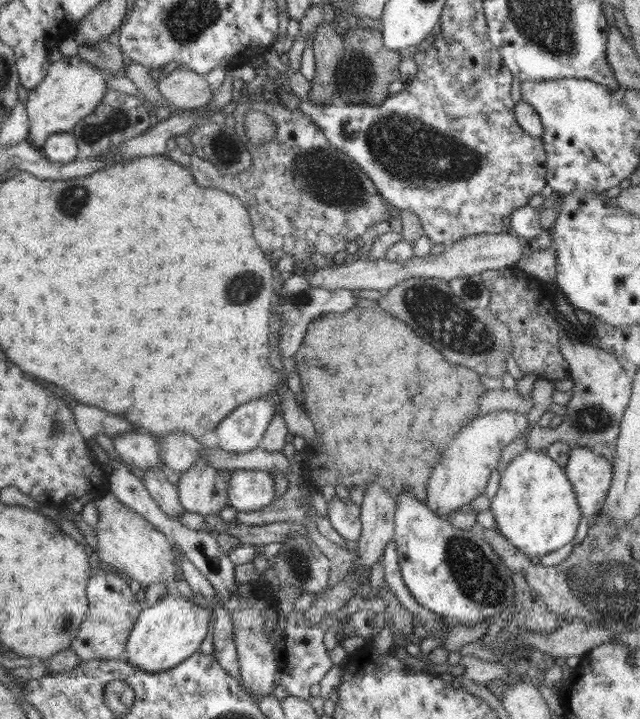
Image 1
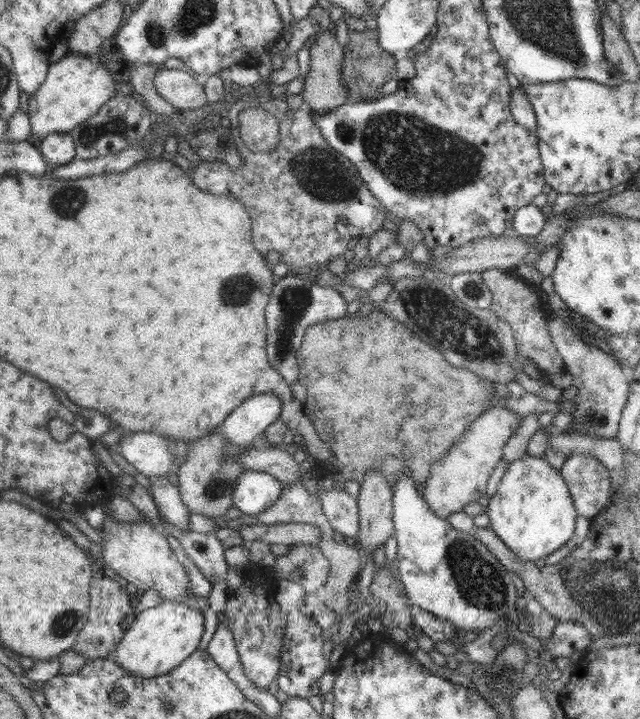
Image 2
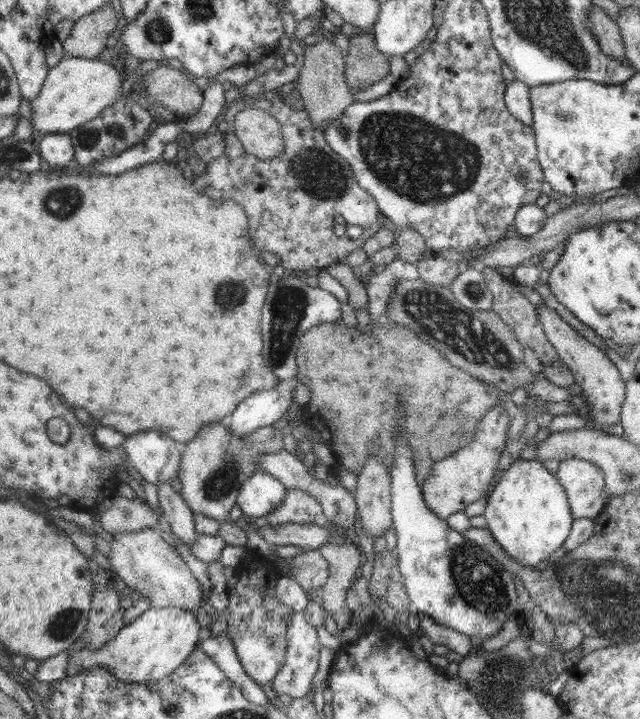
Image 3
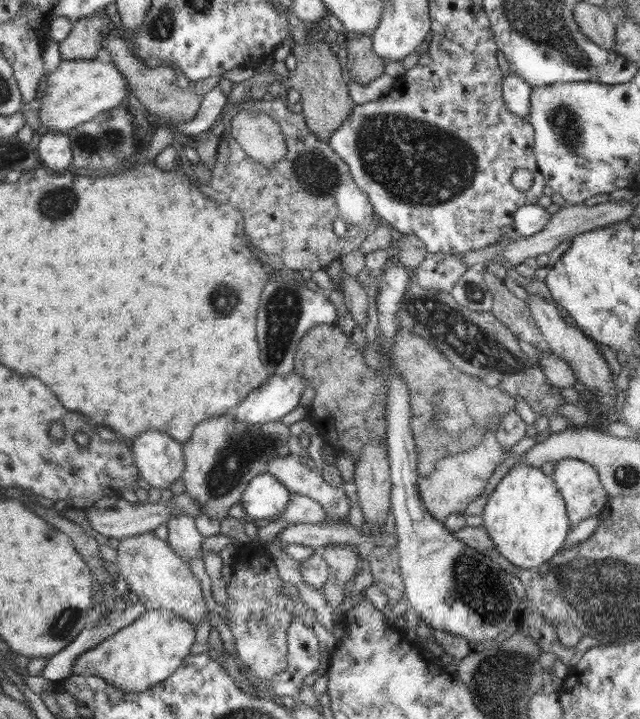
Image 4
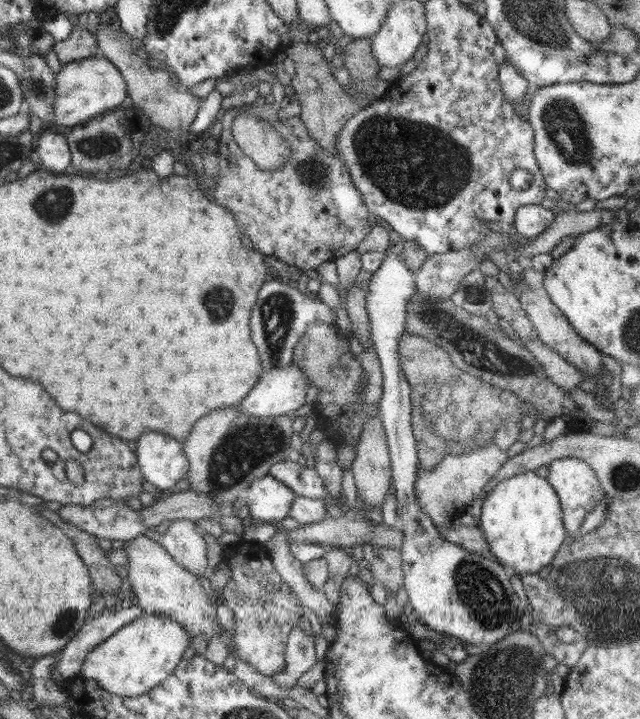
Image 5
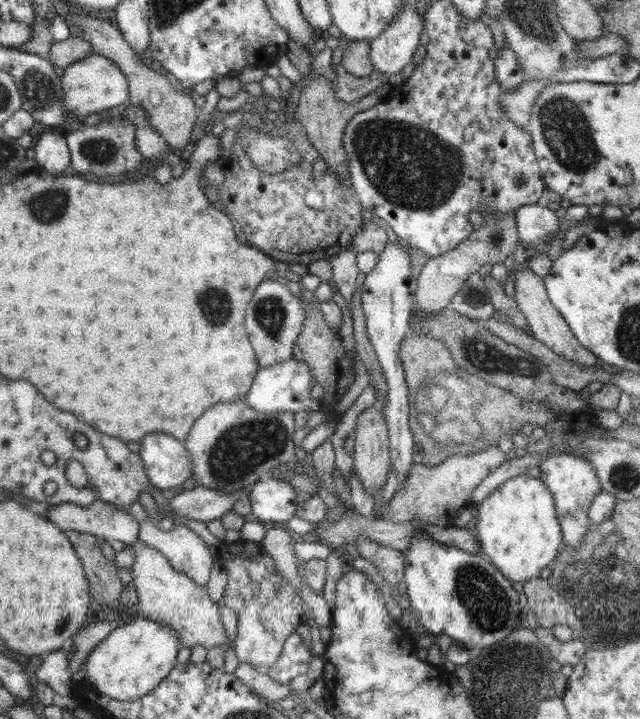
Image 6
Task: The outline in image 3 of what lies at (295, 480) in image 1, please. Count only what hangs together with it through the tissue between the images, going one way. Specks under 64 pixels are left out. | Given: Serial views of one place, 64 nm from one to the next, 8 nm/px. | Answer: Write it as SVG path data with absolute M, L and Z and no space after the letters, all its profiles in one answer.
M298 489L286 490L286 497L284 497L282 504L266 515L263 521L267 521L272 527L295 523L331 528L318 501L308 493Z

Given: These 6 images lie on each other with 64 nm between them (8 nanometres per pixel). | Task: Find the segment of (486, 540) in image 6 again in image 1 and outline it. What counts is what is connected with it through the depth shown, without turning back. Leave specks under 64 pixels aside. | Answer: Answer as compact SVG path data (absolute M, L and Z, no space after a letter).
M526 449L523 454L516 456L508 464L508 468L501 472L500 488L494 498L491 499L490 510L494 514L496 529L508 541L510 541L520 552L527 557L544 556L554 552L572 541L577 532L582 513L576 499L576 493L568 481L565 468L559 466L547 452L536 452Z

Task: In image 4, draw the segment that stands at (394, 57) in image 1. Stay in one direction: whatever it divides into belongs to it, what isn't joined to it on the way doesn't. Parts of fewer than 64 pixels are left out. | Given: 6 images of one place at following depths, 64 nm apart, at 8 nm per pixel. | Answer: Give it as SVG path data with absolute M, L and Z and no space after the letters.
M370 35L349 40L346 44L348 53L347 67L352 80L361 85L368 85L384 72L386 60L372 51L373 41Z

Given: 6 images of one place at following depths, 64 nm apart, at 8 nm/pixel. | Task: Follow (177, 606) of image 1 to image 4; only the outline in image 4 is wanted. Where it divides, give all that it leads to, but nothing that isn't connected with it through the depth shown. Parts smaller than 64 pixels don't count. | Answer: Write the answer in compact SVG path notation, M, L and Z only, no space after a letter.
M146 609L129 625L117 627L112 636L81 654L72 667L74 675L99 676L124 692L144 692L167 678L182 664L195 643L196 628L171 610Z

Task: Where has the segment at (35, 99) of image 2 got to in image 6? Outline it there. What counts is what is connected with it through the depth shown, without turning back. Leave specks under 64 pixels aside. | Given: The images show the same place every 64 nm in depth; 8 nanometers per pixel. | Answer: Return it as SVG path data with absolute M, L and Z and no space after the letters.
M93 52L69 64L64 69L61 81L64 89L64 108L68 115L78 121L83 121L88 116L103 110L120 106L129 99L129 84L120 67L110 59Z

